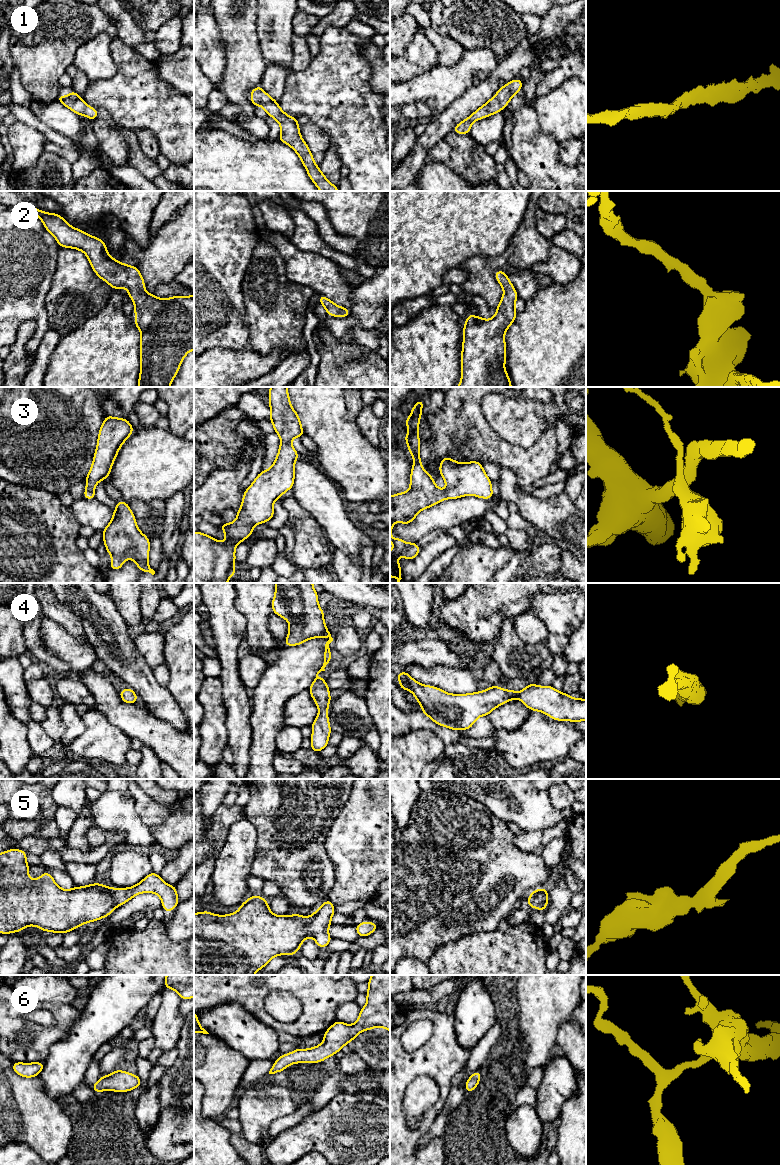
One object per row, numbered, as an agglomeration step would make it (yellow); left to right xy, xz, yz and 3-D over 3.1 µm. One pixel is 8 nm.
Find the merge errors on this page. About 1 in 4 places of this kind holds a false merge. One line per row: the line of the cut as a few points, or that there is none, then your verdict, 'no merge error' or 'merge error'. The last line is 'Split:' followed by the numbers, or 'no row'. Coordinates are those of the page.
1: no cut | no merge error
2: no cut | no merge error
3: no cut | no merge error
4: no cut | no merge error
5: no cut | no merge error
6: no cut | no merge error
Split: no row

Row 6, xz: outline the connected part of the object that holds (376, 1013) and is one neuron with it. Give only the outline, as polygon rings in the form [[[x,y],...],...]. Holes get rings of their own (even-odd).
[[[372,975],[367,982],[367,1003],[361,1008],[355,1024],[334,1022],[324,1031],[324,1040],[320,1045],[309,1049],[296,1048],[291,1053],[282,1054],[274,1062],[269,1074],[281,1072],[295,1063],[322,1062],[341,1051],[344,1045],[348,1045],[363,1031],[383,1027],[390,1032],[390,975]]]

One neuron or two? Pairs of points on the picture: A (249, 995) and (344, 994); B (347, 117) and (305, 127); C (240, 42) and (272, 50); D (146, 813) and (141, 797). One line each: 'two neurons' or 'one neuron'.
A: one neuron
B: two neurons
C: two neurons
D: one neuron

